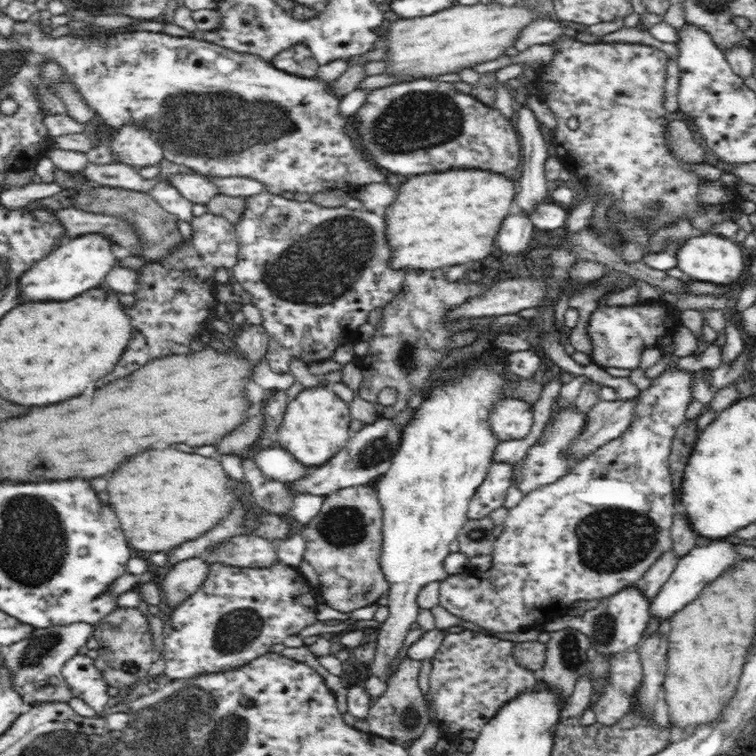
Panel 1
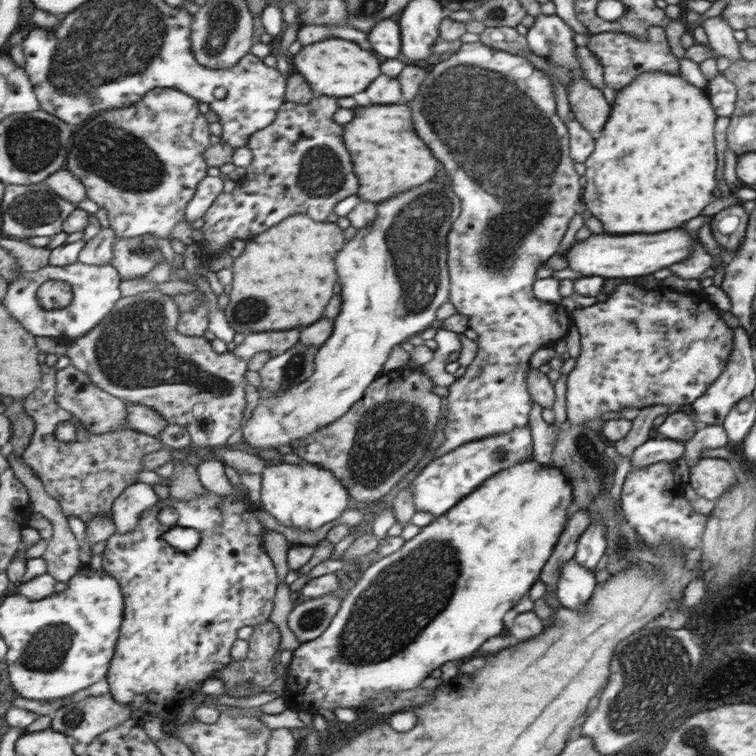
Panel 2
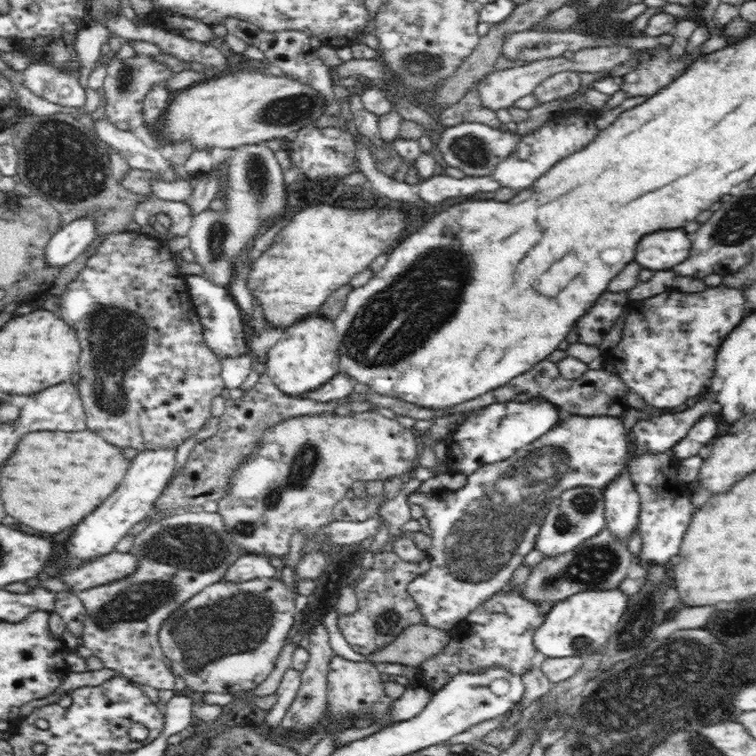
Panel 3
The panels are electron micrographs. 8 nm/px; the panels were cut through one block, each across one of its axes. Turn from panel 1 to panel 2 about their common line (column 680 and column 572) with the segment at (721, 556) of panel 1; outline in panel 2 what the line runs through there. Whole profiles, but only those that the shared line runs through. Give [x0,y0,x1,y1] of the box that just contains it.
[554,559,595,611]

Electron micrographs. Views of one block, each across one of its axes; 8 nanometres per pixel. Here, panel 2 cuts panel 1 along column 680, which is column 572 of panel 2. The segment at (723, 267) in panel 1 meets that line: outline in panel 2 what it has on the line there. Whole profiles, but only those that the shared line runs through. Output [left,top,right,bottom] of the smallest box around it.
[565,230,693,278]

